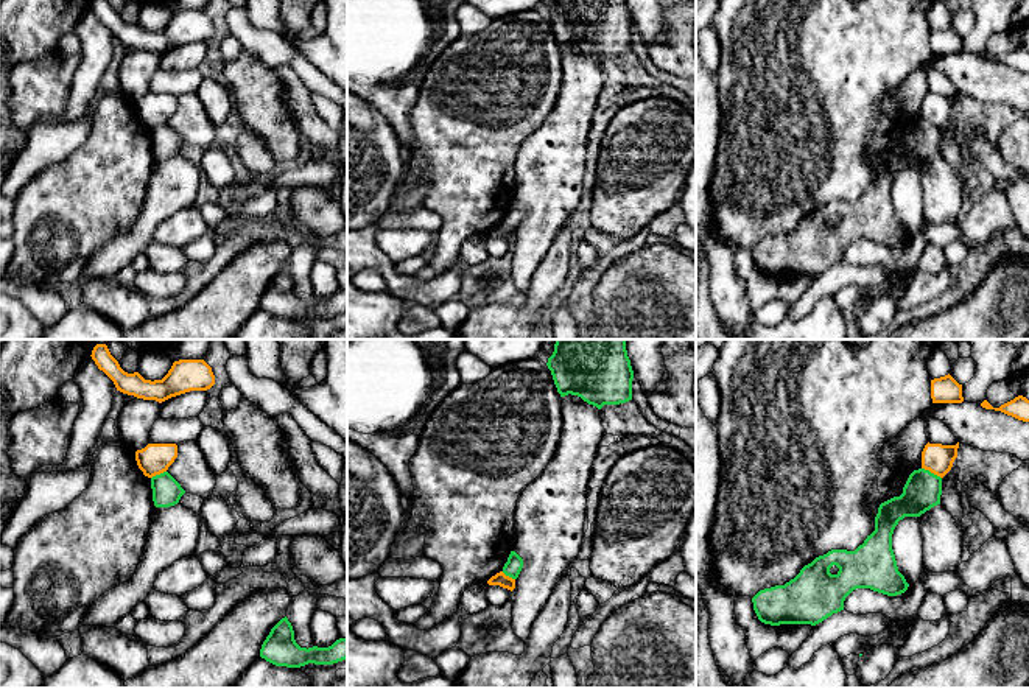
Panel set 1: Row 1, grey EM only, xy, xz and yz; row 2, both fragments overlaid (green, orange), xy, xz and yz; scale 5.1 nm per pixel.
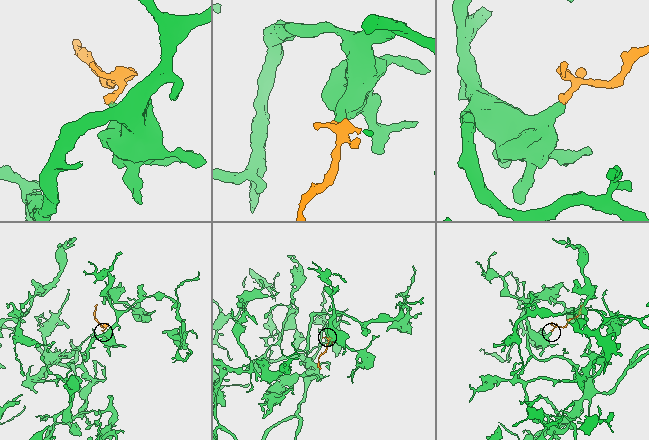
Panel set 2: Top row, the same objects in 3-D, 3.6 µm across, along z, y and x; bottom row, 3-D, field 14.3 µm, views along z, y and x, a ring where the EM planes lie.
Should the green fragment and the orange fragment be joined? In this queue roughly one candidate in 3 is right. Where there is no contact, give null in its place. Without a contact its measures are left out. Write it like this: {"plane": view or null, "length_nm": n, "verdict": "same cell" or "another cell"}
{"plane": "yz", "length_nm": 120, "verdict": "another cell"}

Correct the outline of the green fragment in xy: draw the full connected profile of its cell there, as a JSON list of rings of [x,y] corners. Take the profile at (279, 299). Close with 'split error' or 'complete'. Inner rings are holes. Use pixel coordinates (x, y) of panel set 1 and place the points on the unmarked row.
[[[282,269],[262,296],[260,308],[276,318],[300,319],[308,314],[333,316],[347,310],[347,290],[336,291],[328,299],[300,299],[288,269]]]; complete

